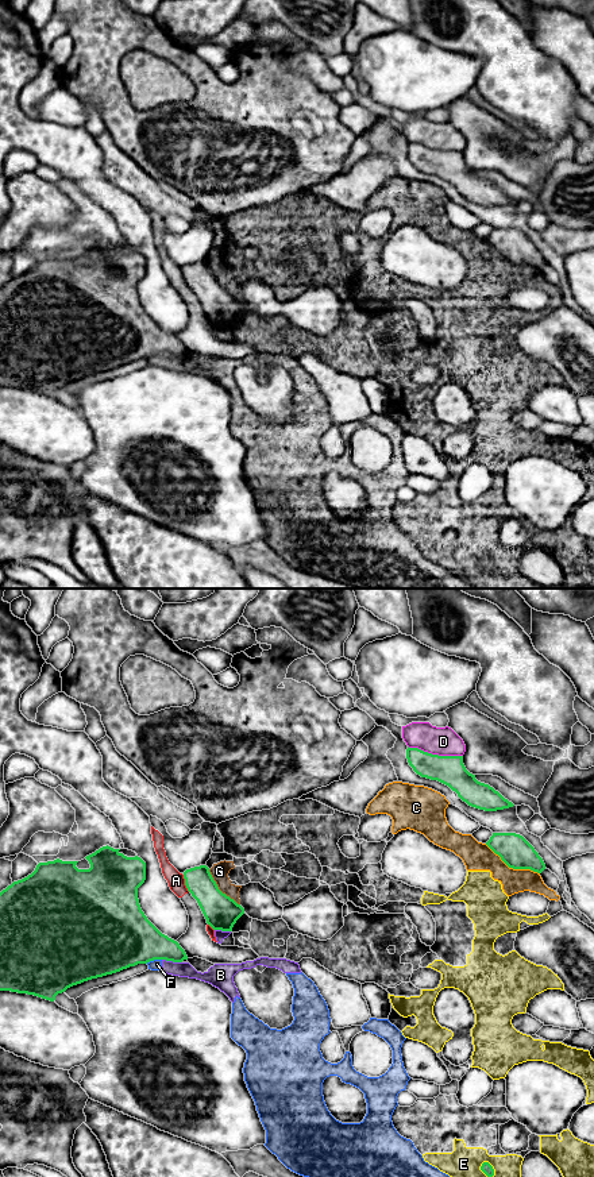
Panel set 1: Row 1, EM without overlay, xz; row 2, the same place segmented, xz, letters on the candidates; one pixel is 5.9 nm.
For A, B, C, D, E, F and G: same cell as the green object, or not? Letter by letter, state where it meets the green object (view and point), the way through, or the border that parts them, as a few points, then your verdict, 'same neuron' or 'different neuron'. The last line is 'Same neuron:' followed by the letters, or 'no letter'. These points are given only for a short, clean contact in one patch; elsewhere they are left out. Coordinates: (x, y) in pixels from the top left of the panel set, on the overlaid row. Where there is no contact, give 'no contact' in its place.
A: contact xz (185, 883); different neuron
B: contact xz (172, 960); different neuron
C: contact xz (512, 867); different neuron
D: contact xz (435, 755); different neuron
E: contact xz (492, 1168); different neuron
F: contact xz (153, 960); different neuron
G: contact xz (219, 890); different neuron
Same neuron: no letter

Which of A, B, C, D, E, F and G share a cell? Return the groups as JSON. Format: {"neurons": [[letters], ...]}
{"neurons": [["A"], ["B", "F"], ["C", "E", "G"], ["D"]]}

